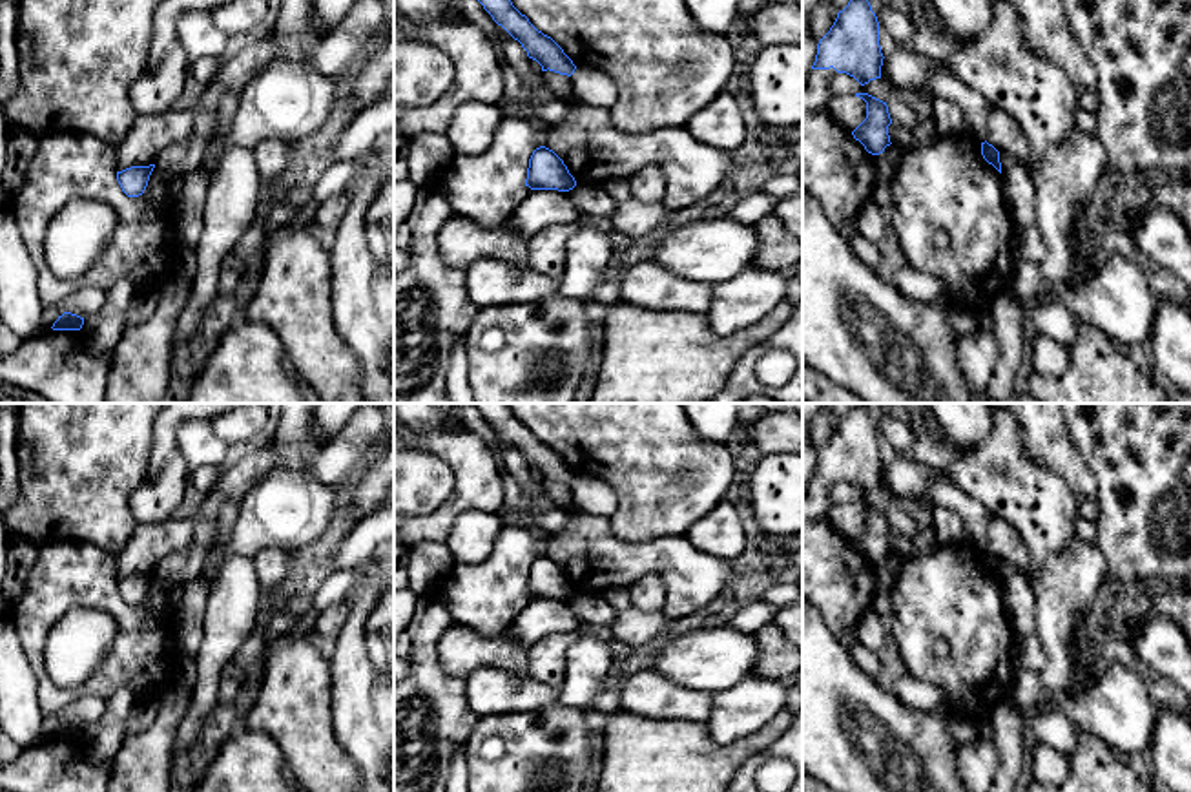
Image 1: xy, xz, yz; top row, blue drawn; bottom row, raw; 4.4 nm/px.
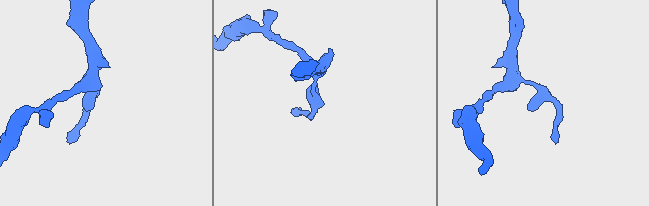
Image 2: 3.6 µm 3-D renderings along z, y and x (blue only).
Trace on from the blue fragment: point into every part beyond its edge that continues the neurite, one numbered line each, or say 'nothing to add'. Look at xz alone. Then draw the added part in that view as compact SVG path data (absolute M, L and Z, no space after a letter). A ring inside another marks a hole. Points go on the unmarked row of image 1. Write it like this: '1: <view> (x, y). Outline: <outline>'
nothing to add

